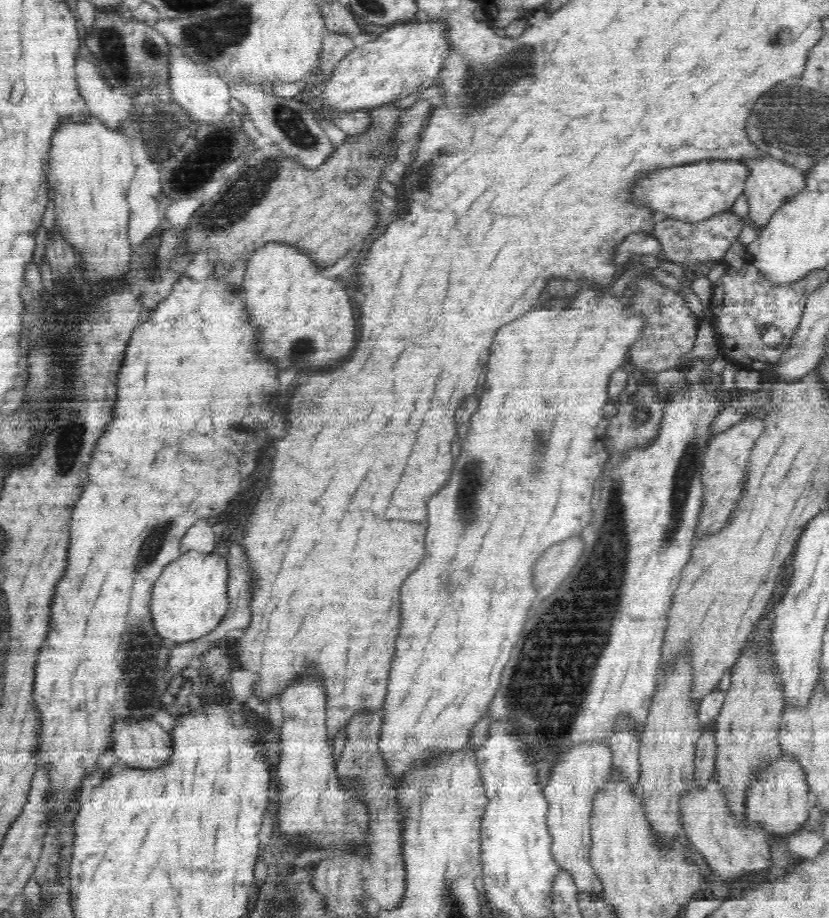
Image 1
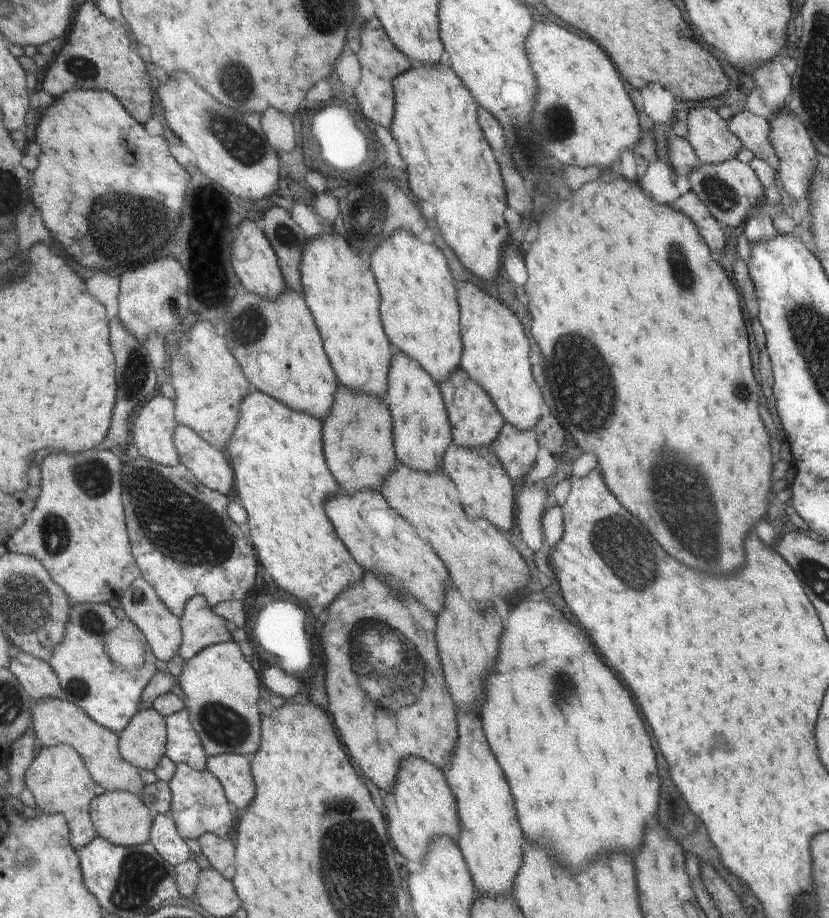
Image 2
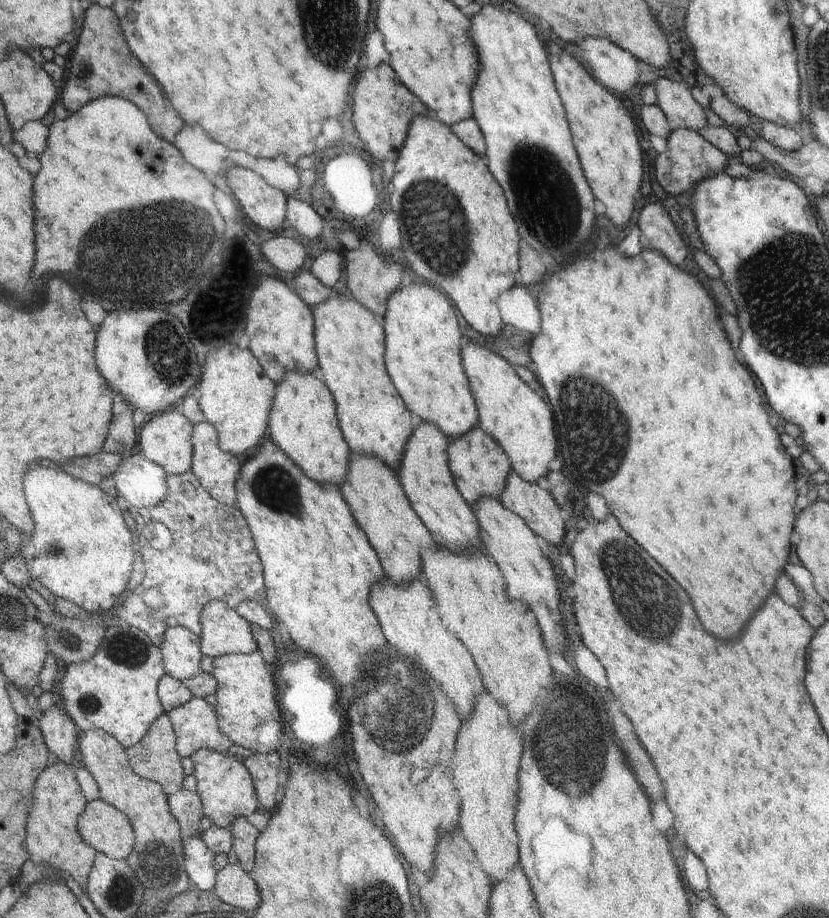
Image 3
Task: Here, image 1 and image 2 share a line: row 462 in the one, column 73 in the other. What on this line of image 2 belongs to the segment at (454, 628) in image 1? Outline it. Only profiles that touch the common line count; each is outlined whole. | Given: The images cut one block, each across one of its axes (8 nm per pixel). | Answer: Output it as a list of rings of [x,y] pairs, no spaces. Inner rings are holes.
[[[94,449],[92,452],[86,451],[82,454],[70,454],[70,456],[66,456],[66,454],[64,456],[48,456],[44,460],[44,486],[37,507],[29,516],[26,524],[14,536],[10,537],[6,544],[11,552],[37,556],[42,560],[46,564],[46,568],[50,568],[53,579],[69,593],[72,605],[86,603],[110,604],[110,600],[121,599],[125,592],[143,576],[143,572],[140,570],[140,566],[136,564],[136,558],[134,558],[134,550],[132,550],[132,542],[130,542],[130,534],[128,534],[128,524],[126,524],[126,508],[124,508],[124,500],[122,500],[124,466],[125,464],[122,463],[121,458],[118,454],[114,454],[112,449]]]

